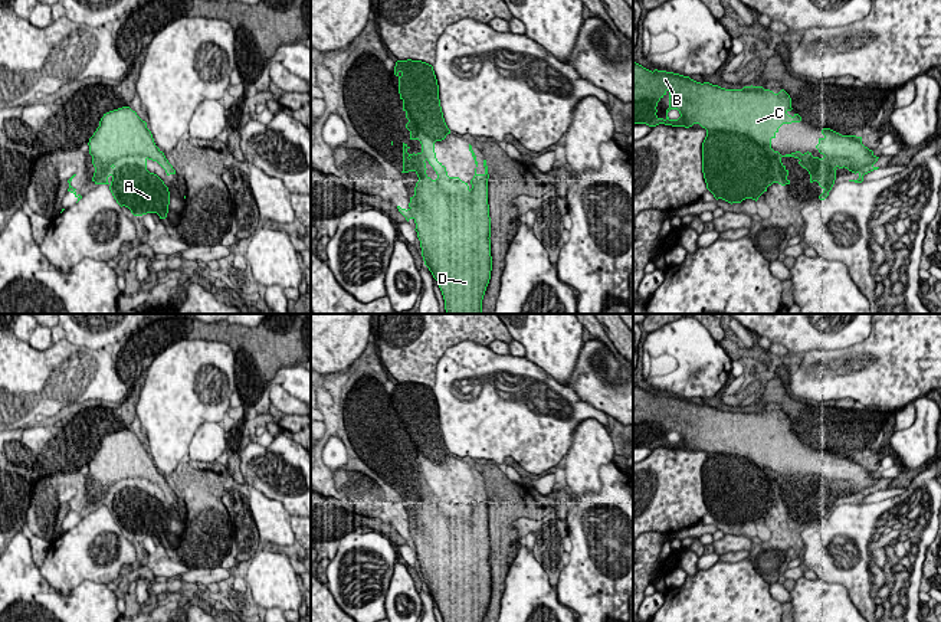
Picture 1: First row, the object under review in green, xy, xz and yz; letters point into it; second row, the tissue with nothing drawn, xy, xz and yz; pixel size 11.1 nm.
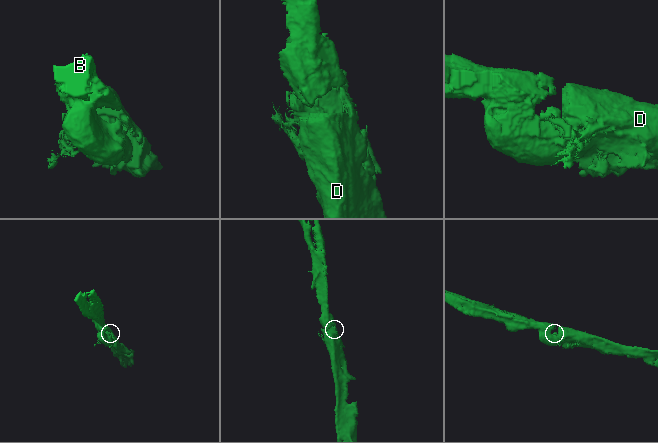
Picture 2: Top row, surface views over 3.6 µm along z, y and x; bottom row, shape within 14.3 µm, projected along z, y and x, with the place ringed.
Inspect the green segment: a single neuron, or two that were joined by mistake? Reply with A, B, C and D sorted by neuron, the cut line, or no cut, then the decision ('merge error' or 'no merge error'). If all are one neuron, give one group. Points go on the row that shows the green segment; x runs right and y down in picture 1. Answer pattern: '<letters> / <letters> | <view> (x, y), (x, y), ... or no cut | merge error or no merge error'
A B C D | no cut | no merge error

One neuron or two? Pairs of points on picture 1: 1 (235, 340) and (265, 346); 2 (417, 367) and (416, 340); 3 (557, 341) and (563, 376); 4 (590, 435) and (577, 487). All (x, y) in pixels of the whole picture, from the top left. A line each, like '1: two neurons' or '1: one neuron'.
1: one neuron
2: one neuron
3: one neuron
4: one neuron

